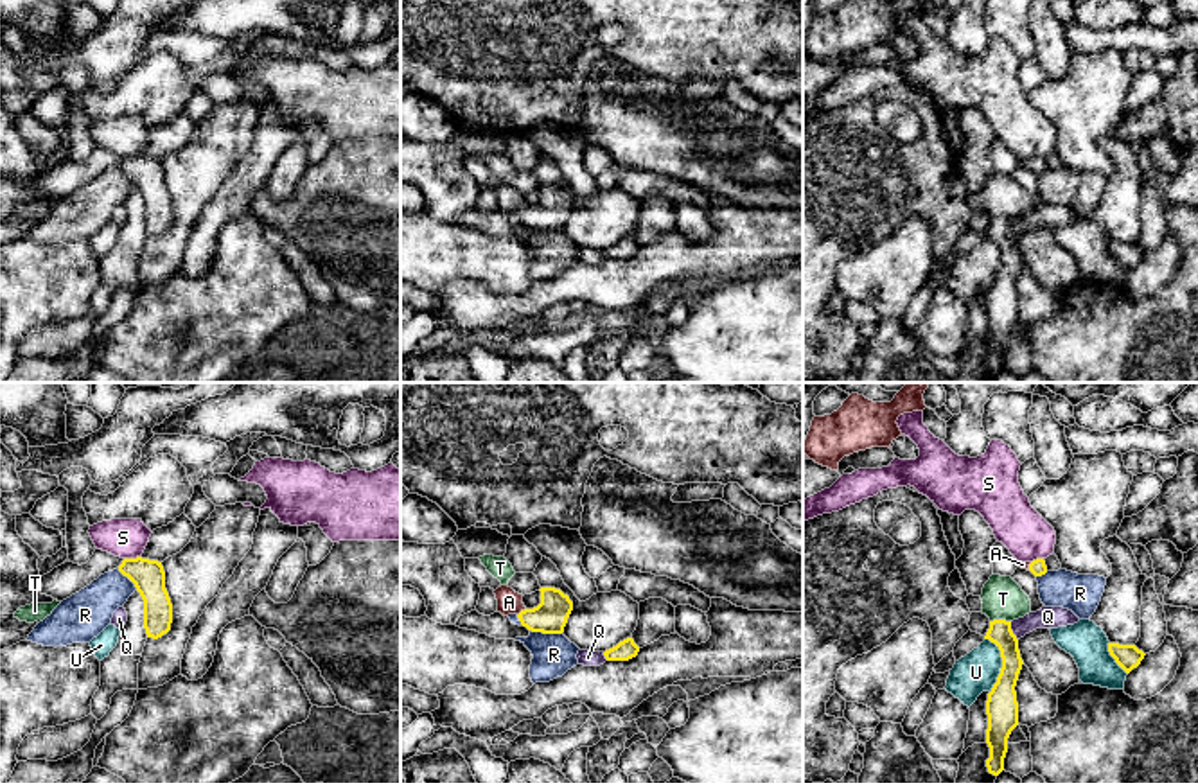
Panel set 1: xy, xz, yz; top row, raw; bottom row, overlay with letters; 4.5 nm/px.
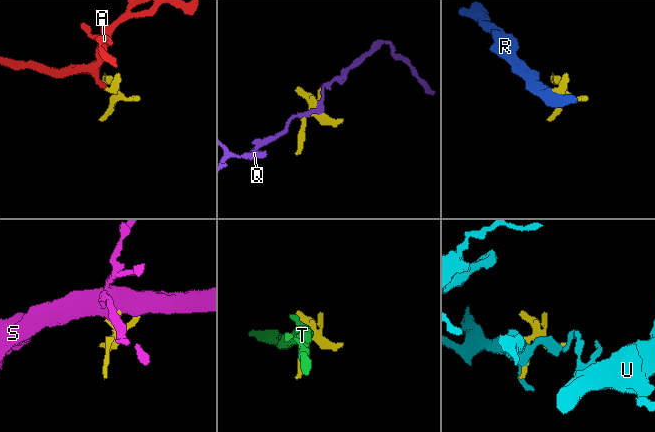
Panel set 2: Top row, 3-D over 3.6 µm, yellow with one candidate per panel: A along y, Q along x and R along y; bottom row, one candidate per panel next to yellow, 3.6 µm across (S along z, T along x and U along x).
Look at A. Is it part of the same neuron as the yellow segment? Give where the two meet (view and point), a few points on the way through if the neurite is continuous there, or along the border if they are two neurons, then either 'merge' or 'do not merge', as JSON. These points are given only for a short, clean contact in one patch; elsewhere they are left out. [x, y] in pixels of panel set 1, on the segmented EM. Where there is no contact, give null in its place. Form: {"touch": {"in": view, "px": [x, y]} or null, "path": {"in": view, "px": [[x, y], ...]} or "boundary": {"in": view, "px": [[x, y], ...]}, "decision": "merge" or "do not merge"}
{"touch": {"in": "xz", "px": [521, 611]}, "path": {"in": "xz", "px": [[550, 616], [521, 611], [509, 602]]}, "decision": "merge"}

